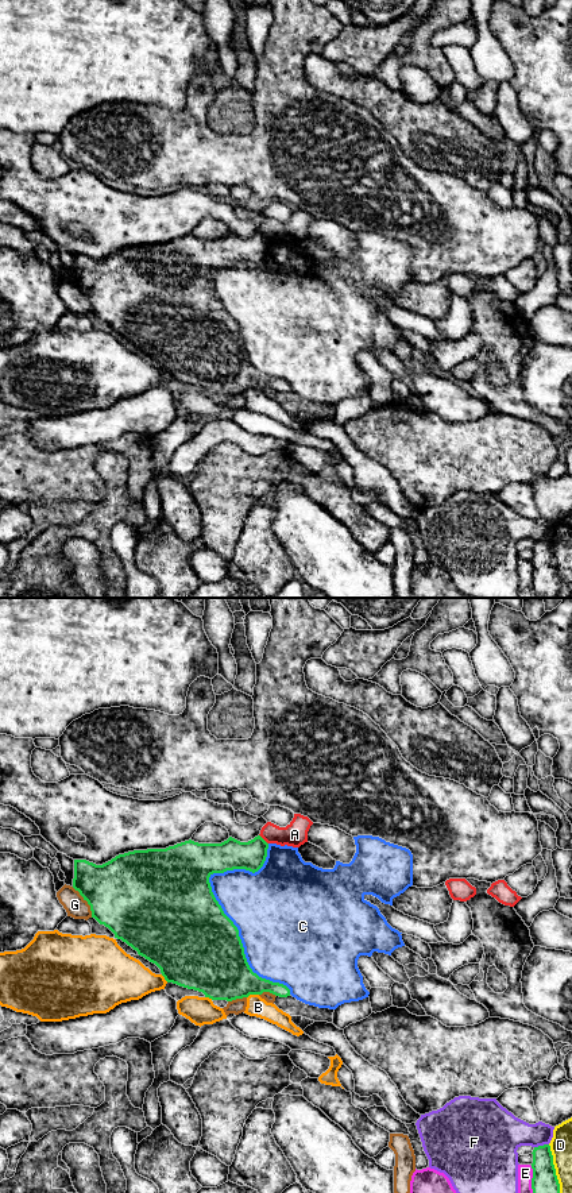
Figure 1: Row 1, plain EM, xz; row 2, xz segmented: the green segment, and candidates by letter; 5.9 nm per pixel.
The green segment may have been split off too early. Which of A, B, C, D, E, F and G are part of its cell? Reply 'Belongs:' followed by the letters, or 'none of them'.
Belongs: none of them

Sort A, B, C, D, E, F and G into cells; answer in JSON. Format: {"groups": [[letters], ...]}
{"groups": [["A", "B"], ["C"], ["D"], ["E"], ["F"], ["G"]]}

